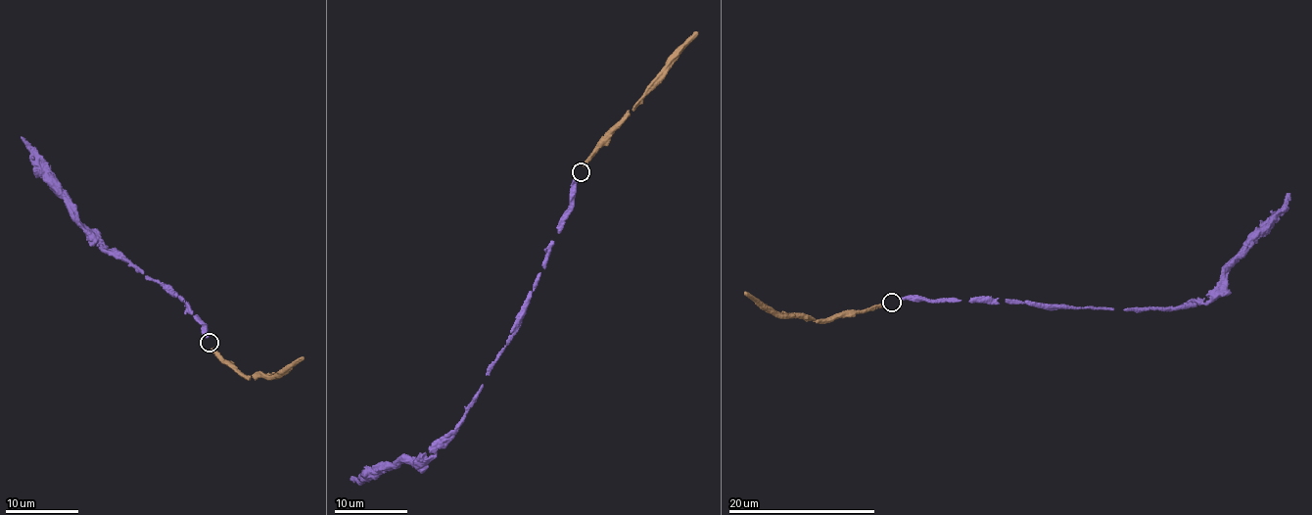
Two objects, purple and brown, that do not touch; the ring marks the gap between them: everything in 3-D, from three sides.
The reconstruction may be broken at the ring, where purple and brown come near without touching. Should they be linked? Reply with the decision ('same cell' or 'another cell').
same cell

